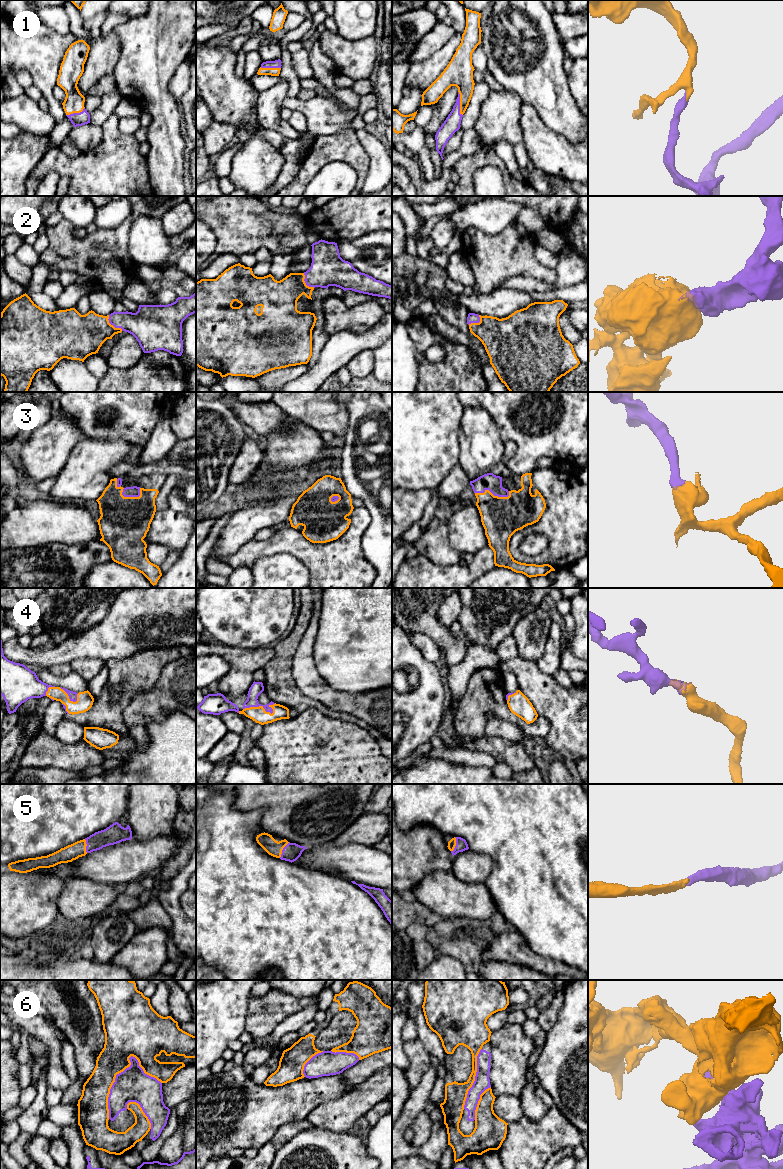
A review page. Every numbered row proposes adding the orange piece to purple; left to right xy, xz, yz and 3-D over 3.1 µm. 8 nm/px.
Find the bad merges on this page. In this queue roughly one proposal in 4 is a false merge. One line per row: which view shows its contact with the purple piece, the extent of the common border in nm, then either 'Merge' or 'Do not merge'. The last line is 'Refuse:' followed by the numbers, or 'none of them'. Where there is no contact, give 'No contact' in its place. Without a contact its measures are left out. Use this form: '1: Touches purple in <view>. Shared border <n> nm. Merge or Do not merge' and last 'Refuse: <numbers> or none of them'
1: Touches purple in yz. Shared border 200 nm. Merge
2: Touches purple in xy. Shared border 170 nm. Merge
3: Touches purple in yz. Shared border 280 nm. Merge
4: Touches purple in xz. Shared border 260 nm. Merge
5: Touches purple in xz. Shared border 150 nm. Merge
6: Touches purple in xy. Shared border 550 nm. Do not merge
Refuse: 6

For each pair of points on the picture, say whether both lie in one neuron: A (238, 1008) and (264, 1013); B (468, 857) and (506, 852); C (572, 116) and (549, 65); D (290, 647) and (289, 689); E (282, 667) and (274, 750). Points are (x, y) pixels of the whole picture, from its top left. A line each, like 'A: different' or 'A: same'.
A: different
B: different
C: same
D: same
E: different

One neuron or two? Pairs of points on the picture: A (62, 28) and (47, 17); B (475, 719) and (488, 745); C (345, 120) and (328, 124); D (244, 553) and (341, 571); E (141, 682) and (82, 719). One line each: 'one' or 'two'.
A: one
B: two
C: one
D: one
E: one

